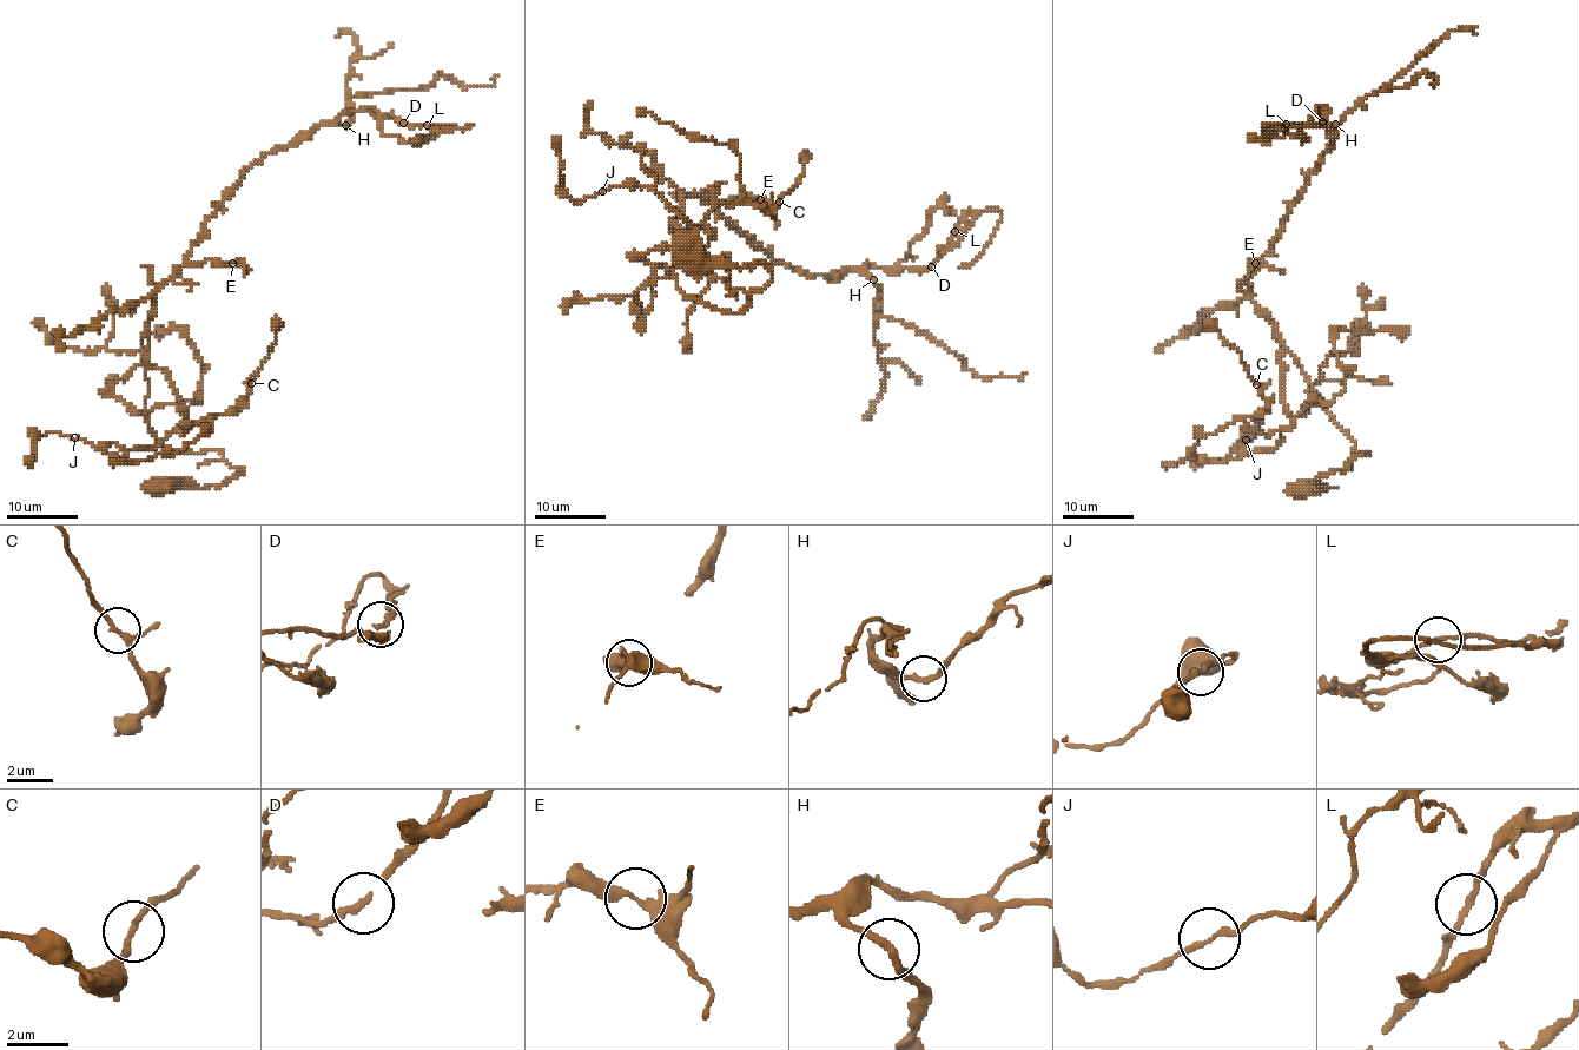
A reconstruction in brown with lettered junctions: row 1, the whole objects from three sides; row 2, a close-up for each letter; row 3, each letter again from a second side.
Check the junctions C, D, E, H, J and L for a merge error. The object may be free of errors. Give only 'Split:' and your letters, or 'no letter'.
Split: no letter

